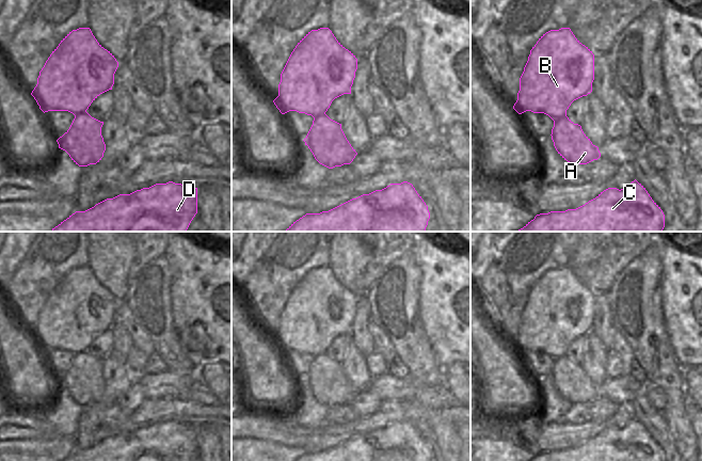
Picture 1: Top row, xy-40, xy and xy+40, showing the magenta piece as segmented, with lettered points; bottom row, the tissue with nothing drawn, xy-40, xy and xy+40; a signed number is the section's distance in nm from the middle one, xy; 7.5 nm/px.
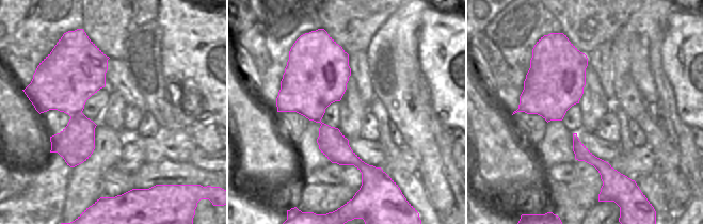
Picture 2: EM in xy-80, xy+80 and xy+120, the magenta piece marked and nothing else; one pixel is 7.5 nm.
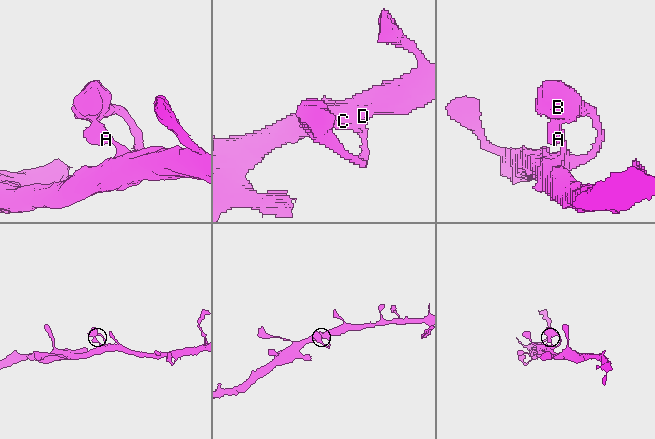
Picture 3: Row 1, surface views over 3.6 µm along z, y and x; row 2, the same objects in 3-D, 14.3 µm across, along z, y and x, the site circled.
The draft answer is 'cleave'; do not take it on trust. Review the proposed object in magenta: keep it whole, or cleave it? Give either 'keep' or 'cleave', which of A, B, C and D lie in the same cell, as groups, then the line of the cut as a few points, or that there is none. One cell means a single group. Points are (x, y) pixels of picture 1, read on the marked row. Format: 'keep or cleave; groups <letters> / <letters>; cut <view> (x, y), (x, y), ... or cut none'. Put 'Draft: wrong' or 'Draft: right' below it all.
keep; groups A B C D; cut none
Draft: wrong

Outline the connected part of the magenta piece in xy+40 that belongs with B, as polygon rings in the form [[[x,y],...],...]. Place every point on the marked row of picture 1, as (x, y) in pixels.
[[[570,28],[551,30],[543,34],[530,50],[528,61],[520,78],[520,91],[513,109],[518,114],[531,111],[533,113],[544,113],[548,115],[554,121],[554,127],[551,134],[554,146],[558,154],[571,164],[587,164],[601,157],[599,147],[592,144],[590,139],[584,133],[581,126],[574,124],[567,116],[567,110],[574,100],[587,96],[592,92],[593,80],[594,54],[575,37]]]

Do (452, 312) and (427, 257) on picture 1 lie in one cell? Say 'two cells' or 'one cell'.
one cell

